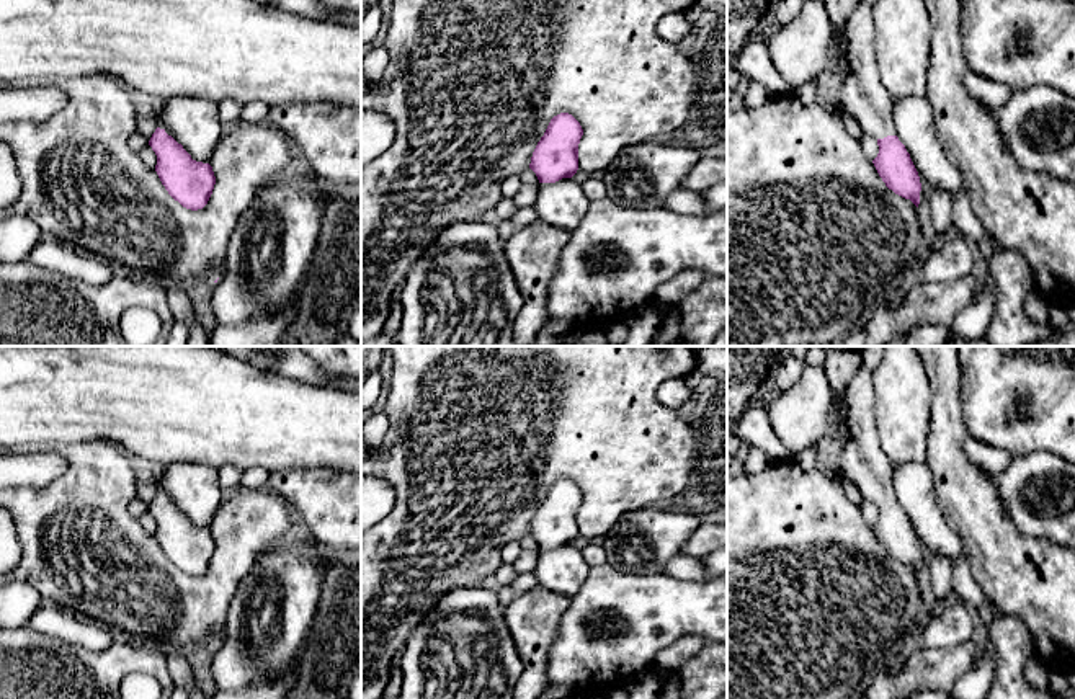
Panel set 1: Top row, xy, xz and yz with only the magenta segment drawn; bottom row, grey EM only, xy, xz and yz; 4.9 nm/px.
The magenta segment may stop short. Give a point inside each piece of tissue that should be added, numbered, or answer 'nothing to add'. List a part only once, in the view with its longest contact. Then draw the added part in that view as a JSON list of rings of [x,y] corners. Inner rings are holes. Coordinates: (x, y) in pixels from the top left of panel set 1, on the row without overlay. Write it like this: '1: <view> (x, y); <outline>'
1: yz (863, 463); [[[861,364],[846,390],[850,441],[841,446],[840,475],[853,482],[866,501],[897,501],[892,488],[892,464],[884,456],[872,416],[871,371]]]

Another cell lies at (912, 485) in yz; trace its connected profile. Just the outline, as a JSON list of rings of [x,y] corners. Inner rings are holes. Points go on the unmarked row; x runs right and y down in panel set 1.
[[[926,462],[892,465],[892,488],[918,541],[921,541],[933,555],[941,554],[956,563],[956,559],[964,550],[964,544],[936,500]]]

